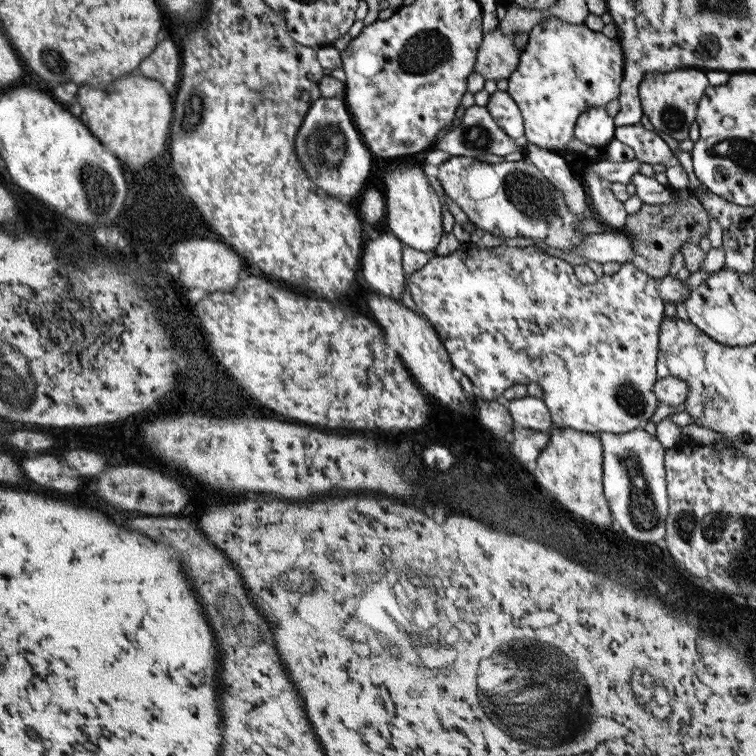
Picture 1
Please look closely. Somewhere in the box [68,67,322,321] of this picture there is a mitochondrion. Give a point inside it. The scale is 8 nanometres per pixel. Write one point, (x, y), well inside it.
(97, 182)

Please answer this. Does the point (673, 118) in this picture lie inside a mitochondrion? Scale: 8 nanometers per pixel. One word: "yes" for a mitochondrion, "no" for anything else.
yes

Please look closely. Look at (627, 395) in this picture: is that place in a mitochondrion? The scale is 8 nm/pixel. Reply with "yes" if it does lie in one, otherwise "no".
yes

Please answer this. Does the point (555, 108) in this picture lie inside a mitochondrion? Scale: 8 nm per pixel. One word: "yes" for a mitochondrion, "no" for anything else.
no

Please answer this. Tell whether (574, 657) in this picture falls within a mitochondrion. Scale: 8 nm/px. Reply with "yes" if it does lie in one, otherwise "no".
no

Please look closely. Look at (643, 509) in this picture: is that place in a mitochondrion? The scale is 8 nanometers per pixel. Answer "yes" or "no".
yes

